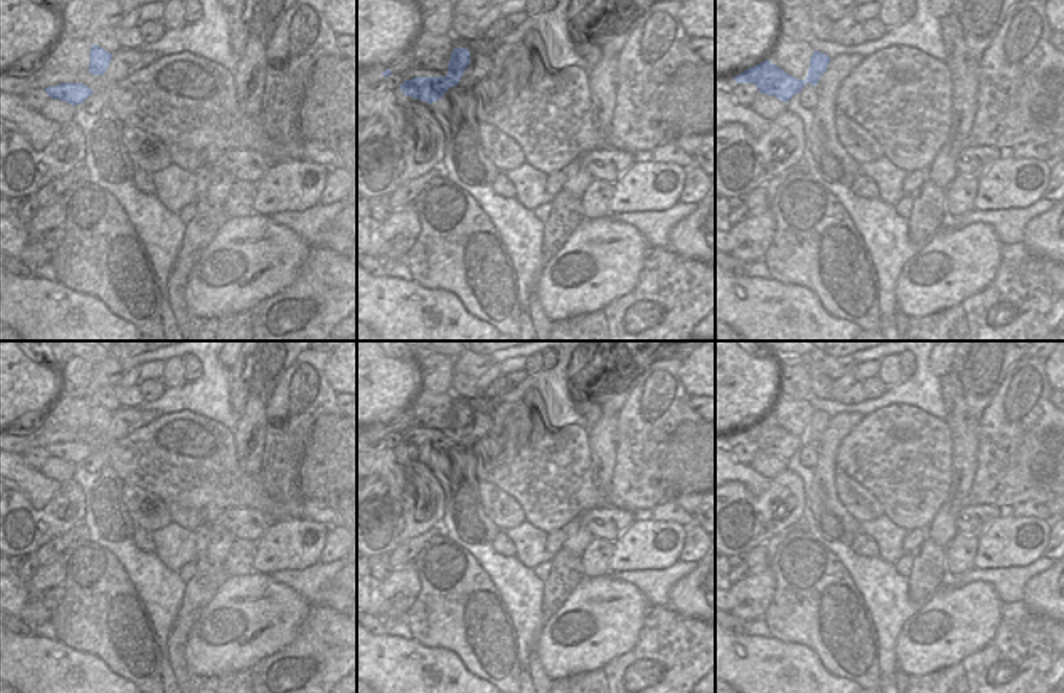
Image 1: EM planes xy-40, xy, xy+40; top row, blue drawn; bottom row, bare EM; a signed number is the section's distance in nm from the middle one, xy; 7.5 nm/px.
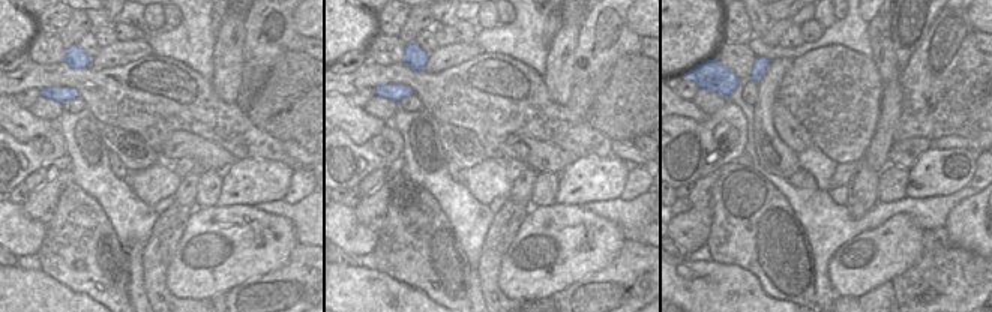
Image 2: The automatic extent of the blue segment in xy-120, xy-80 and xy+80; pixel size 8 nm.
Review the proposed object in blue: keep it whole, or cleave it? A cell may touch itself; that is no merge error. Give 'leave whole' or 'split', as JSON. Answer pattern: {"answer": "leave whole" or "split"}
{"answer": "split"}

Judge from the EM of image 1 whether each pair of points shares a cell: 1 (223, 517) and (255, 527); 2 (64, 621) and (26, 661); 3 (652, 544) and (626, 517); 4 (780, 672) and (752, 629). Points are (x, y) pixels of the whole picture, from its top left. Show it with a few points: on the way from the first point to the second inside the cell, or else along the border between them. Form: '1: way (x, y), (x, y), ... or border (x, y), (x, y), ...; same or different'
1: way (231, 519), (247, 524); same
2: border (56, 637), (72, 648), (90, 653); different
3: border (637, 514), (615, 543); different
4: border (744, 632), (754, 637), (770, 637); different

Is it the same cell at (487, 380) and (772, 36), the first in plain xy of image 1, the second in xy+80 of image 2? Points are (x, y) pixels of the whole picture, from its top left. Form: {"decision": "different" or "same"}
{"decision": "same"}

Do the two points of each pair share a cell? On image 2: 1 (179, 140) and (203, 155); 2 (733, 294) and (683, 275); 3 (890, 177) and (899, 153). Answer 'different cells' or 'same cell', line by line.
1: same cell
2: same cell
3: different cells

